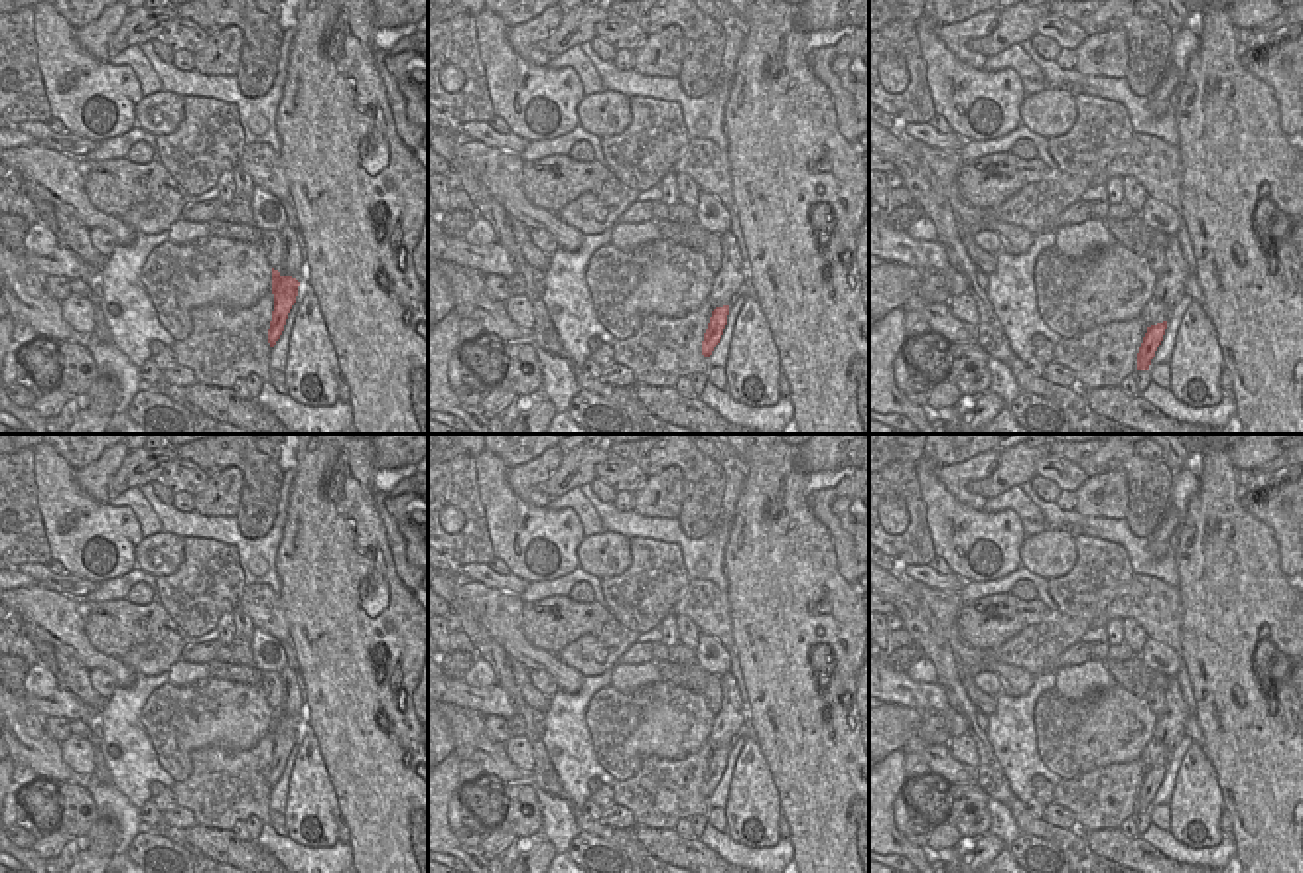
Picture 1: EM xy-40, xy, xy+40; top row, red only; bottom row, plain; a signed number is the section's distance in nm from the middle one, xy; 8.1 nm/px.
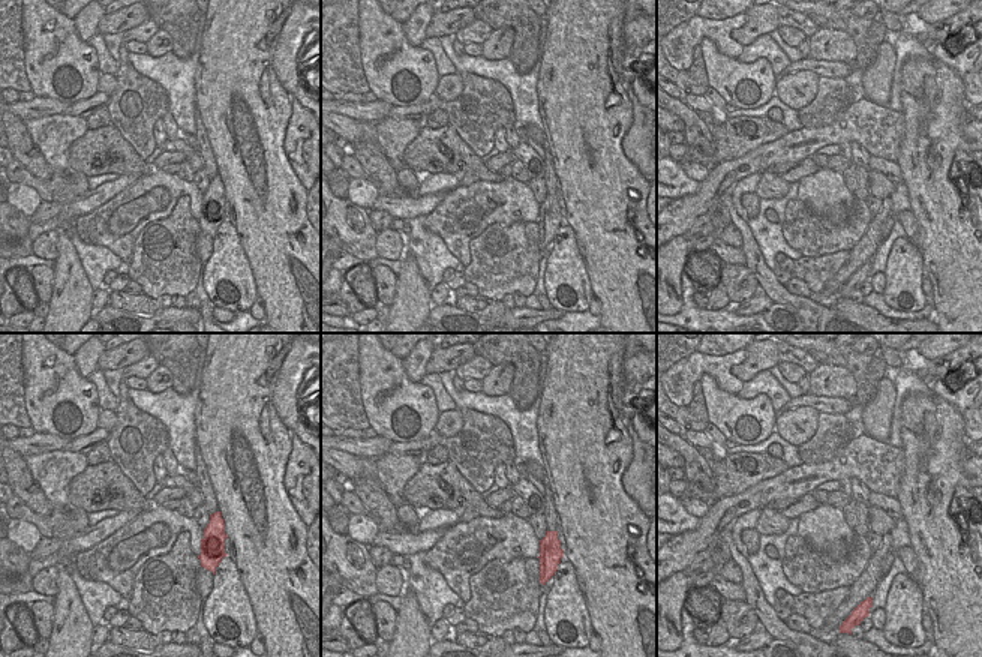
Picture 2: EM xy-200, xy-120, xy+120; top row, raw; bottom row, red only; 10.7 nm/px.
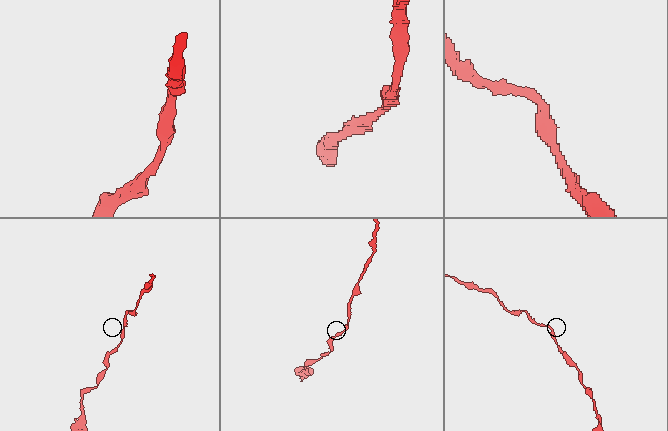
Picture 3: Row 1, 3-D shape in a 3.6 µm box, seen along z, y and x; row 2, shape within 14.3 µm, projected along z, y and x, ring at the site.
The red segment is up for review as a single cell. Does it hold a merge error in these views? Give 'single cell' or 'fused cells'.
single cell

